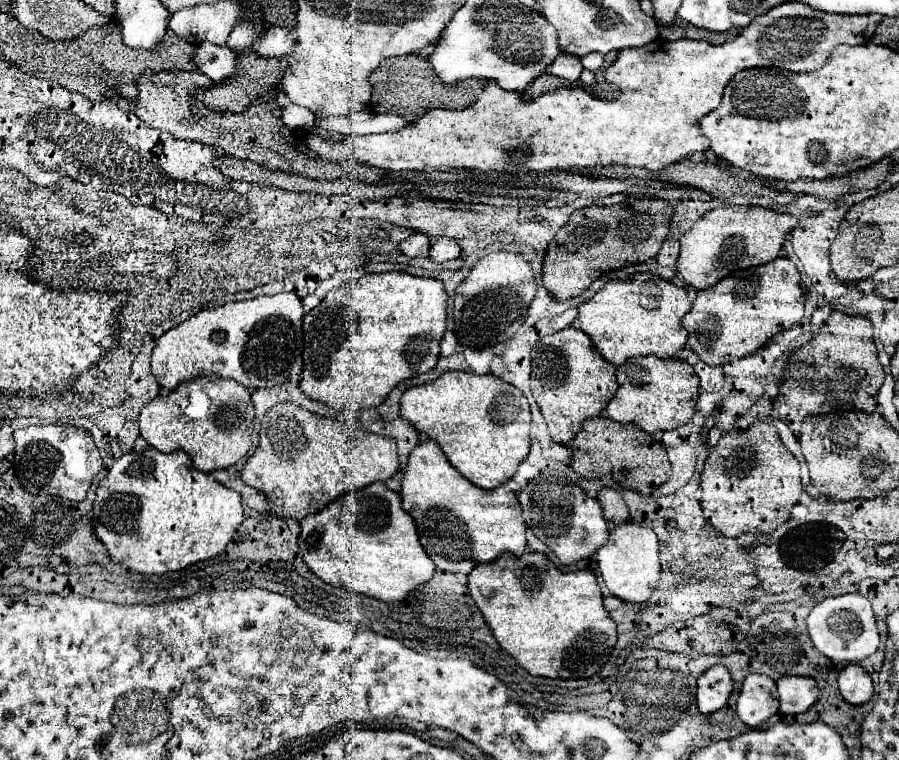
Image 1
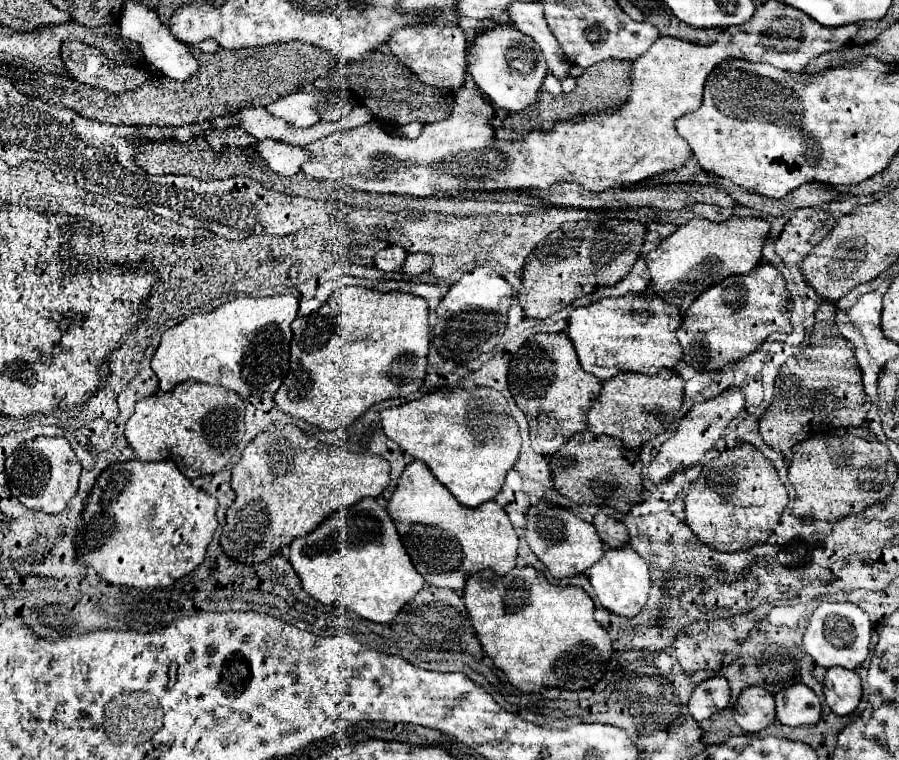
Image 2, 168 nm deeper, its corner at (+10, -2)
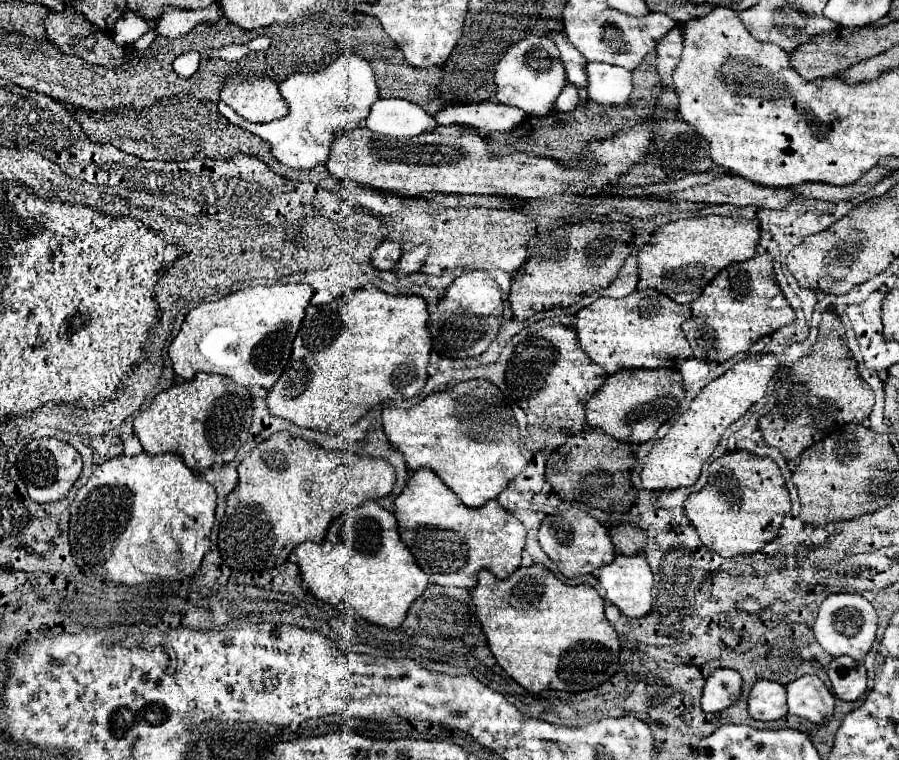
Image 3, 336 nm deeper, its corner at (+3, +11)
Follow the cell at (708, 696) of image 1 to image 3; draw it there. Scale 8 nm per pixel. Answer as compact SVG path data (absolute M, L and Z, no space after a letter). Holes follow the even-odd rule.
M716 669L706 685L702 695L702 709L706 713L716 713L728 709L738 701L742 693L742 677L734 669Z

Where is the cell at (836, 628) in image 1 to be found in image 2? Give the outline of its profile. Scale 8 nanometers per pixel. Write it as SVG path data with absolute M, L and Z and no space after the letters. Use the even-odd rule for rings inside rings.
M823 602L813 612L809 626L803 636L805 652L821 666L843 666L855 670L869 654L869 640L871 640L871 622L869 616L855 604L829 604Z

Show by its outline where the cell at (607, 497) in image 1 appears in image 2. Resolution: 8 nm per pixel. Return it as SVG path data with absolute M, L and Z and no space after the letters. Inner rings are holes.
M599 512L593 518L593 526L597 528L597 534L601 536L601 540L609 546L609 548L621 548L625 546L625 542L629 542L629 534L623 522Z

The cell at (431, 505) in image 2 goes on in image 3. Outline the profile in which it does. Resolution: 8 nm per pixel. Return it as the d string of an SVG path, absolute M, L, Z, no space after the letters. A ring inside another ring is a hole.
M420 471L412 473L394 505L400 539L434 585L474 589L480 569L492 571L498 579L508 579L520 567L526 529L496 499L480 507L480 511L468 511L436 475Z

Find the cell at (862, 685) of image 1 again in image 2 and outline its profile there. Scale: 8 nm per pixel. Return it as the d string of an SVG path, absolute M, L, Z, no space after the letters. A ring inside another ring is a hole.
M841 666L829 668L823 682L823 694L827 706L835 714L851 714L861 700L861 678L855 670L847 670Z

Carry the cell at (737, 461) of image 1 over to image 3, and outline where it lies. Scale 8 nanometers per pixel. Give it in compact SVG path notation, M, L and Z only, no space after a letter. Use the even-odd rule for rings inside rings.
M734 451L714 459L708 465L708 473L708 483L698 493L690 493L684 501L684 513L690 519L690 525L698 531L704 547L720 557L736 557L742 553L760 551L776 537L782 519L790 513L790 495L778 465L770 457L754 457L746 451Z

